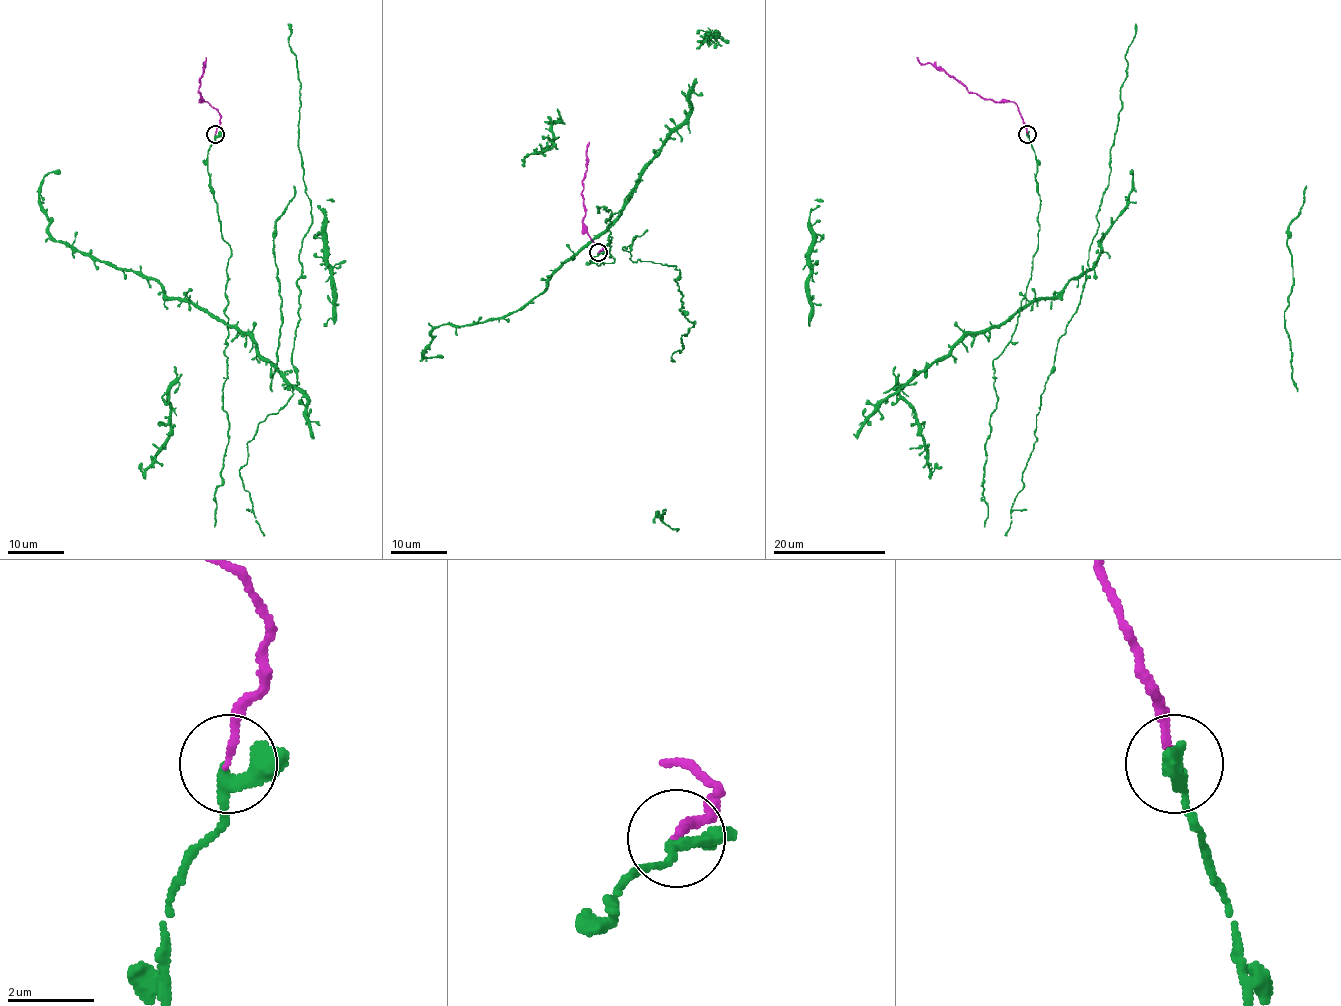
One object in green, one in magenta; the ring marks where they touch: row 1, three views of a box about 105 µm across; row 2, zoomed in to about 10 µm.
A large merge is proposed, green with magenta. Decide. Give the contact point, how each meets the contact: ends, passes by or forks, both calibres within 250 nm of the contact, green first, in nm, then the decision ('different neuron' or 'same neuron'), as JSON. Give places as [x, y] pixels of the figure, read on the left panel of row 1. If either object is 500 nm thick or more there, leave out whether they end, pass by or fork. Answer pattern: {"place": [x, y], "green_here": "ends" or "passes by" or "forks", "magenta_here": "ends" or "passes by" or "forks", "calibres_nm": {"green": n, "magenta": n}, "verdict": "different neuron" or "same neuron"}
{"place": [215, 134], "green_here": "passes by", "magenta_here": "ends", "calibres_nm": {"green": 200, "magenta": 140}, "verdict": "same neuron"}

